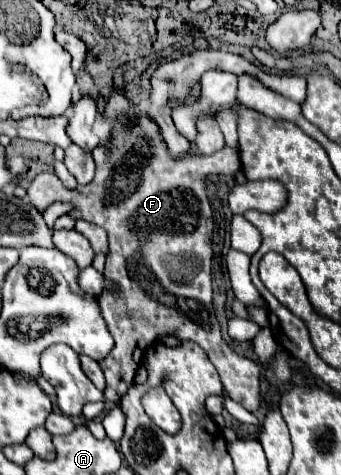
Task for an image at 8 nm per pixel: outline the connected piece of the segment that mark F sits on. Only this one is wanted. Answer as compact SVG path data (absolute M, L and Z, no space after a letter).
M114 93L106 105L106 117L114 119L112 129L112 147L106 149L98 145L92 153L96 159L96 177L88 185L80 185L74 191L66 189L62 181L54 173L40 173L32 181L28 189L30 203L44 211L54 201L72 201L76 209L70 213L74 219L86 219L106 229L110 237L110 253L106 257L106 269L104 275L116 281L118 291L116 293L104 293L98 297L102 315L108 323L108 329L116 341L114 349L106 359L100 361L100 367L106 375L106 391L104 397L110 403L120 403L120 399L126 395L130 385L134 383L136 369L140 367L140 361L144 357L144 351L156 343L156 339L162 333L178 335L180 339L188 339L198 343L208 359L214 363L216 371L220 373L222 385L226 395L240 403L248 411L256 411L260 407L260 375L264 372L264 366L271 362L277 350L282 348L276 343L271 329L263 328L258 335L257 342L263 344L261 361L246 359L234 349L228 347L228 343L220 335L220 325L216 321L216 313L212 309L212 209L206 197L206 175L218 173L218 175L236 175L242 167L238 159L238 151L232 147L224 147L212 155L194 155L194 157L182 157L174 159L166 147L164 141L160 141L160 129L150 117L128 117L126 111L130 107L130 101L122 93Z

